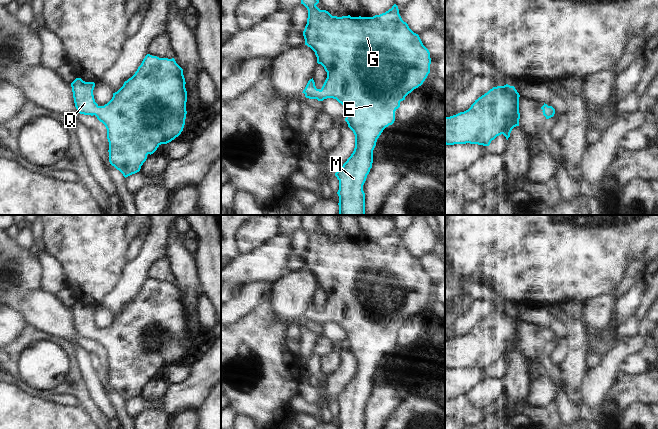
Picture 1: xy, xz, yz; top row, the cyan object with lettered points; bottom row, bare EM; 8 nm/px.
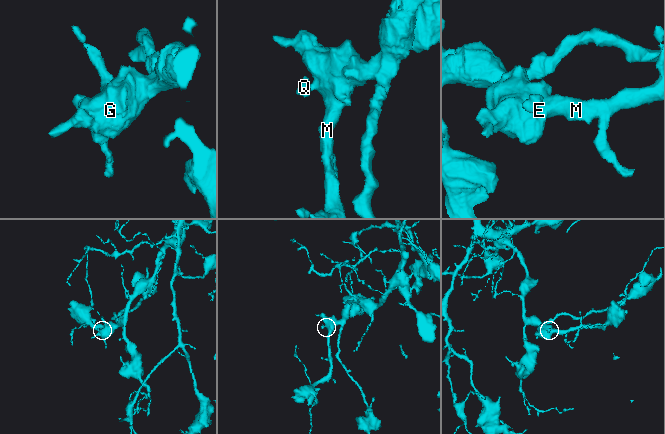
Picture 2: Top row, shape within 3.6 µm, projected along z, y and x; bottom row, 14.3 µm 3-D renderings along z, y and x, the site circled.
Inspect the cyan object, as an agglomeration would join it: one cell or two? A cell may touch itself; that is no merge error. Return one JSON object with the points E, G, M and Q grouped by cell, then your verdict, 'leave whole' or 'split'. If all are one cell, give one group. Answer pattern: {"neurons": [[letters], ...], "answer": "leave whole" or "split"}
{"neurons": [["E", "G", "M", "Q"]], "answer": "leave whole"}

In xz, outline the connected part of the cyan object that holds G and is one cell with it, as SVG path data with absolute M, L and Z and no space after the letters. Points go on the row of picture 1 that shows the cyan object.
M301 0L308 10L307 24L303 31L305 45L310 47L327 72L327 78L321 89L310 79L302 93L306 98L323 101L327 98L336 99L346 111L345 121L355 135L355 148L343 166L335 173L339 180L339 215L365 215L365 193L363 185L372 168L373 150L383 130L395 121L395 111L400 102L414 89L423 84L430 73L430 52L423 45L418 34L414 33L399 14L396 4L391 9L373 17L332 16L316 5L319 0Z

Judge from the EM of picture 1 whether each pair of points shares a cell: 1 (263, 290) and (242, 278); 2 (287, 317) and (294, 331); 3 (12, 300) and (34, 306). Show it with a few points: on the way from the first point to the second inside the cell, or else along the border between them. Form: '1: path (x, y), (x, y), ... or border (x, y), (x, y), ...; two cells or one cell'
1: border (271, 283), (249, 282), (233, 299); two cells
2: border (296, 320), (288, 326); two cells
3: border (40, 289), (31, 291), (16, 308); two cells

